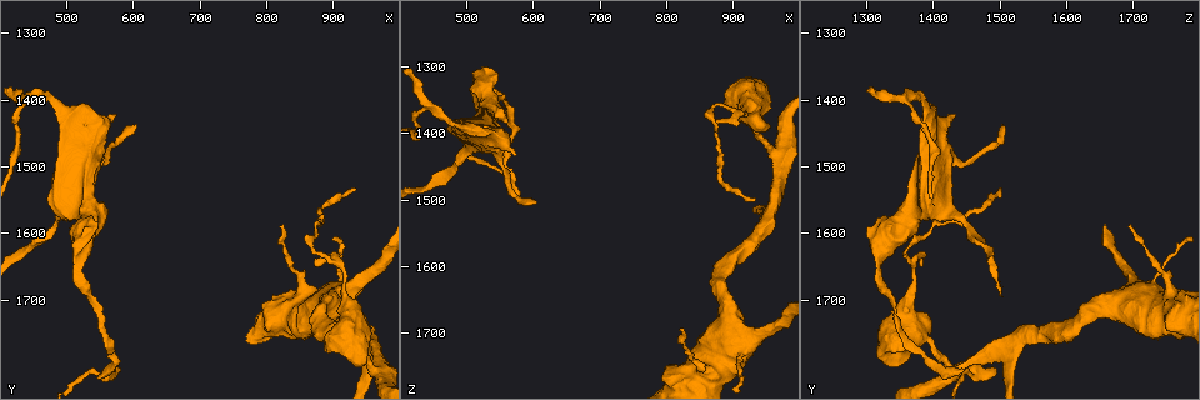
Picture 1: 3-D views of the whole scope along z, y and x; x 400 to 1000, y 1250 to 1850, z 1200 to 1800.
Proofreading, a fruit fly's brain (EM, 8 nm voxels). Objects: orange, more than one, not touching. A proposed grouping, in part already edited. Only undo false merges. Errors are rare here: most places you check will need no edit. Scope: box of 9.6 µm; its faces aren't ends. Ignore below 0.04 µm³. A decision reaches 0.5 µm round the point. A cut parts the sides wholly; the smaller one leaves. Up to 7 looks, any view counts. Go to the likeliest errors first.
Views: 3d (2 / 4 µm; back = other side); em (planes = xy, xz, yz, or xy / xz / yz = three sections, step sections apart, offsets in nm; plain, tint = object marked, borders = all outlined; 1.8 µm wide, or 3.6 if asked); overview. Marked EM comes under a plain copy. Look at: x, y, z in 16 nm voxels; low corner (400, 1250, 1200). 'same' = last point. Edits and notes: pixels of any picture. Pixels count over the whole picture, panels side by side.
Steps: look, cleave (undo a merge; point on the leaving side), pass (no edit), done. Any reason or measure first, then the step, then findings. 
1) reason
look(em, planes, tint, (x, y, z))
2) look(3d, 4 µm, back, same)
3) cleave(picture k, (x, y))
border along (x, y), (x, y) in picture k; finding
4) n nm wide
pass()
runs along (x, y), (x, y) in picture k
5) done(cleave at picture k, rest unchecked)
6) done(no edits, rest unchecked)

sharp bend
look(3d, 2 µm, (435, 1400, 1355))

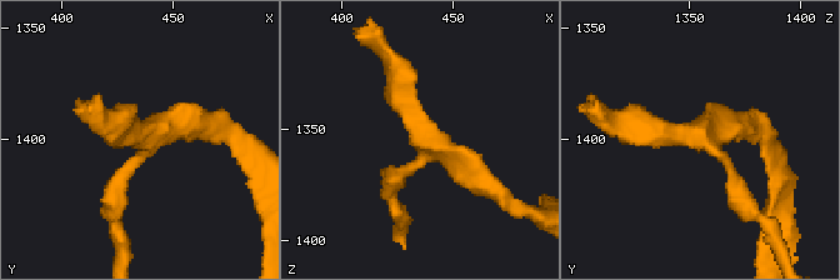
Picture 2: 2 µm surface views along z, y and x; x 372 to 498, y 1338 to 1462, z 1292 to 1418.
look(em, xz, step 16, tint, (437, 1401, 1358))

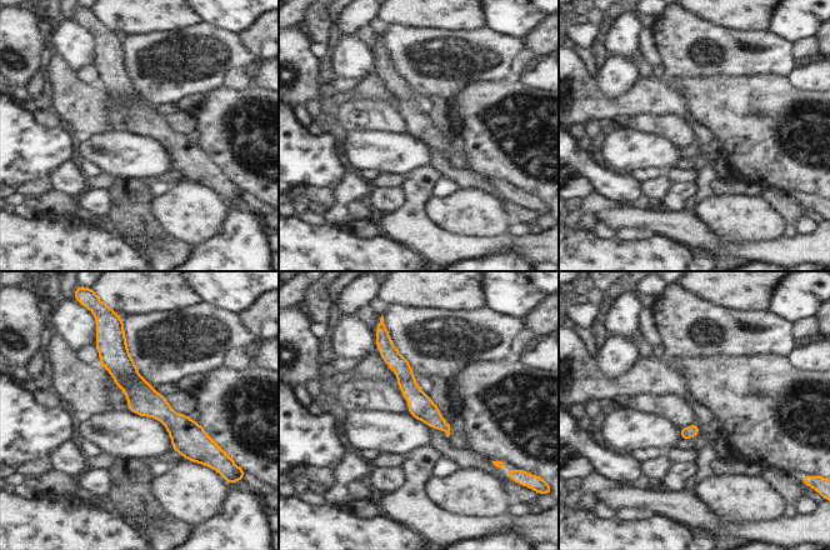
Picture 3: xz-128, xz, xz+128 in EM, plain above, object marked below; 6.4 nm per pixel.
another direction
look(em, planes, tint, same)

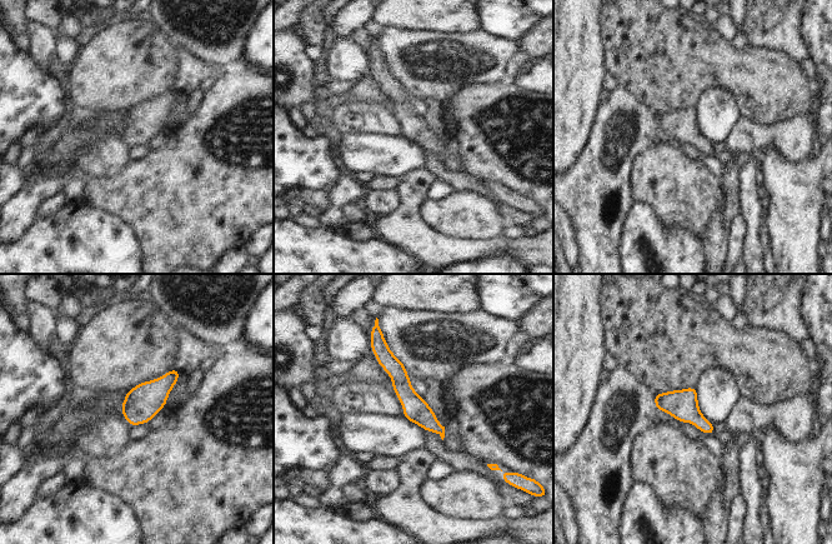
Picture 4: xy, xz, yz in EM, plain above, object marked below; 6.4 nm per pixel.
pass()
runs along (377, 349), (409, 399), (441, 432) in picture 4; one neuron here

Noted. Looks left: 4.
abrupt turn
look(3d, 4 µm, (965, 1805, 1435))

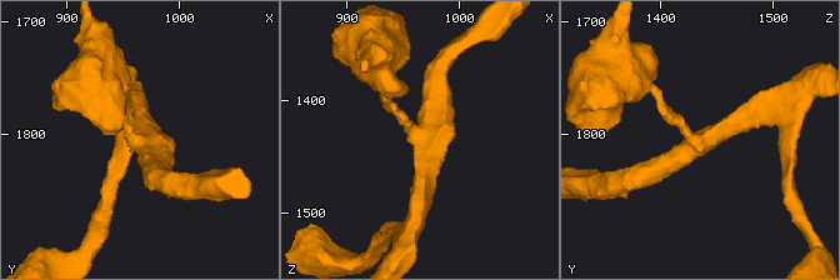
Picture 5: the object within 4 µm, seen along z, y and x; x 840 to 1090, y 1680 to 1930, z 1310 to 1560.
3 arms; need the tissue
look(em, yz, step 8, tint, (968, 1804, 1434))

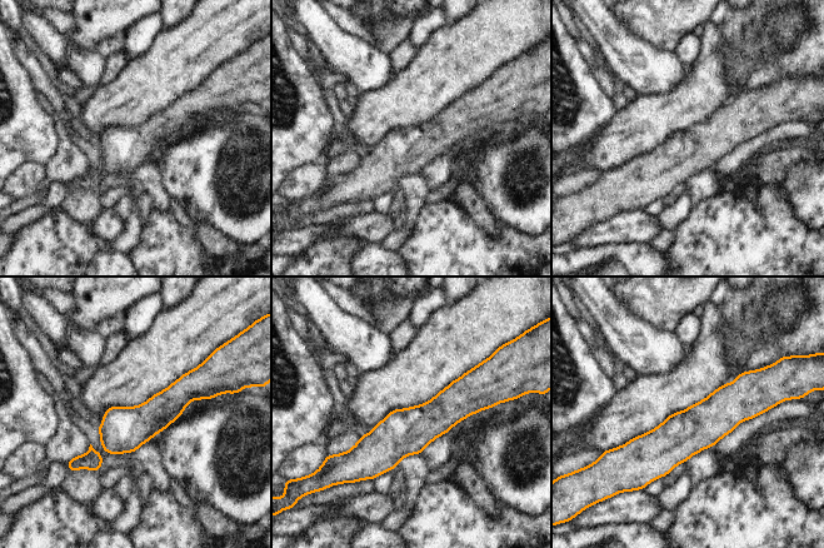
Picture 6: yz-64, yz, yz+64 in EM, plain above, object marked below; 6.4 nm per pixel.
pass()
runs along (485, 403), (348, 456) in picture 6; one neuron here

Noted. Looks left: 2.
sudden change in width
look(em, 3.6 µm, planes, tint, (920, 1750, 1355))

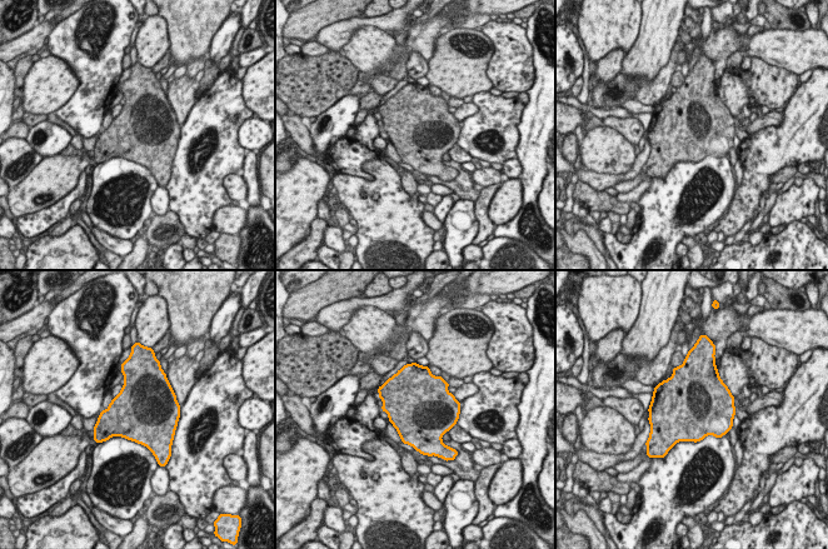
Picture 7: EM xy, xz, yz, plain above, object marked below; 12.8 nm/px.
850 nm wide
pass()
all the same neuron

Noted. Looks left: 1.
done(no edits, rest unchecked)

